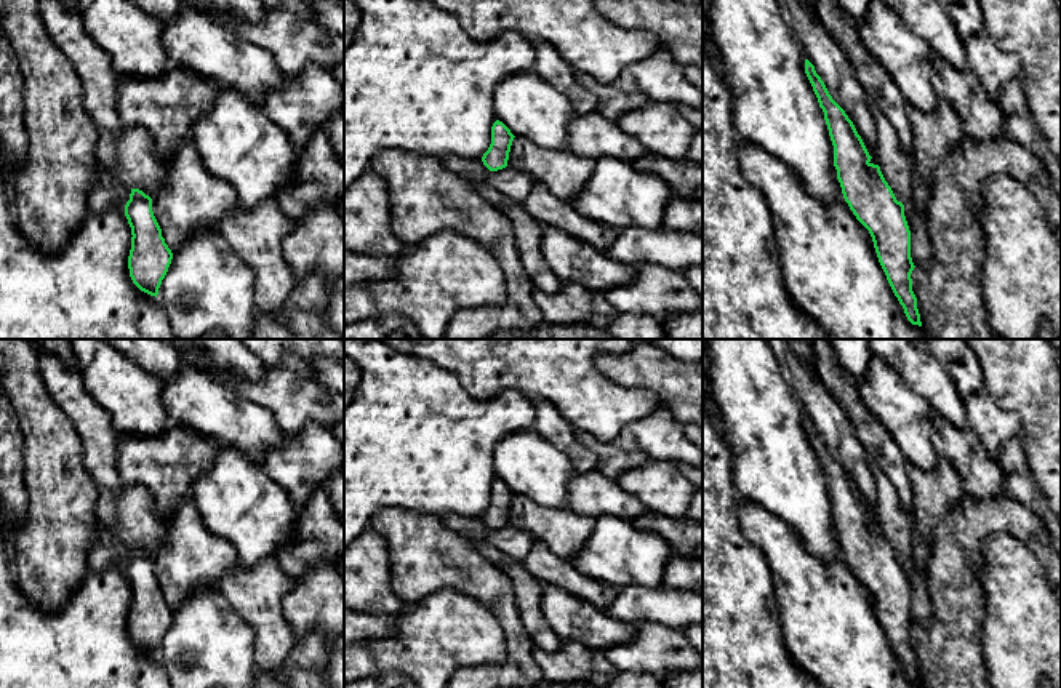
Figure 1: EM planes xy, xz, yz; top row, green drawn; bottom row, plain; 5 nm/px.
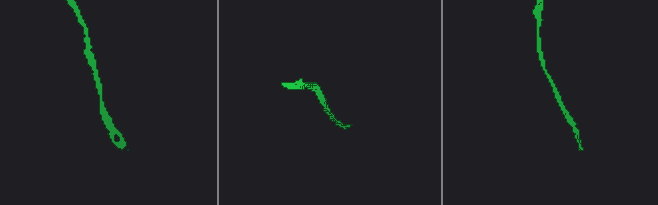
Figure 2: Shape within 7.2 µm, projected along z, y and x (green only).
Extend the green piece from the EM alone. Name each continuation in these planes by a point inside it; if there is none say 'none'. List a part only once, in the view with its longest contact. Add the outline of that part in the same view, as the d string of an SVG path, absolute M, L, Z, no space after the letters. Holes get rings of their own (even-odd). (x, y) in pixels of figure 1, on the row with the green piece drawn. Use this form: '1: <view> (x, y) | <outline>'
none

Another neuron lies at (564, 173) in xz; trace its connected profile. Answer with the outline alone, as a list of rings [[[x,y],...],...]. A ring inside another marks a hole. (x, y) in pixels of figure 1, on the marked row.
[[[515,136],[507,166],[530,173],[557,198],[571,203],[587,182],[595,160],[573,154],[570,149],[538,147],[531,141]]]

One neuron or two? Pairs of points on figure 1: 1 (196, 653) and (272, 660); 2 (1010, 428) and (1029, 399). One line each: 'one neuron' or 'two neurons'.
1: two neurons
2: two neurons

